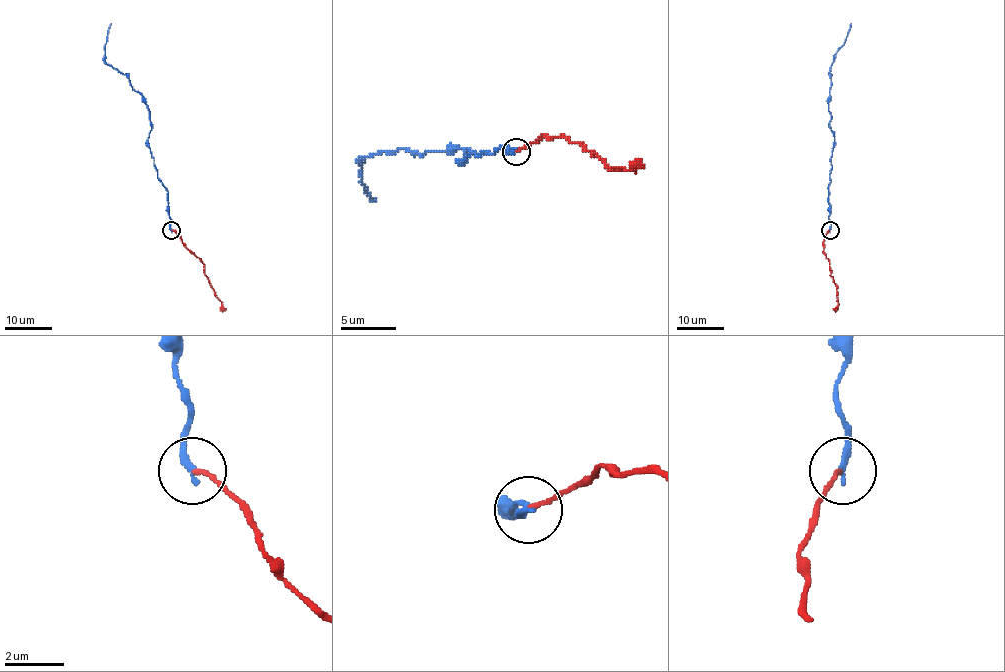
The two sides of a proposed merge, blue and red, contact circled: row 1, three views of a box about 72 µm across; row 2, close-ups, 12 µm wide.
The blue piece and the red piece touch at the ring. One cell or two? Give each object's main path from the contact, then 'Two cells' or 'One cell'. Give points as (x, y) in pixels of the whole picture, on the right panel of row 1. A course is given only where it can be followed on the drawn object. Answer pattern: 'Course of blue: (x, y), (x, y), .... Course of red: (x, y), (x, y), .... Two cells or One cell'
Course of blue: (829, 230), (828, 191), (834, 142), (829, 125), (828, 74), (834, 54), (842, 45), (851, 23). Course of red: (829, 230), (823, 242), (823, 252), (829, 261), (831, 275), (837, 287), (835, 312). One cell

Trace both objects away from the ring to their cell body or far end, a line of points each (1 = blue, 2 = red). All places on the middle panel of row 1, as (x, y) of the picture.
1: (516, 151), (483, 151), (461, 162), (469, 151), (370, 154), (361, 162), (361, 181), (375, 201)
2: (516, 151), (541, 137), (566, 137), (611, 168), (633, 170), (636, 165)

